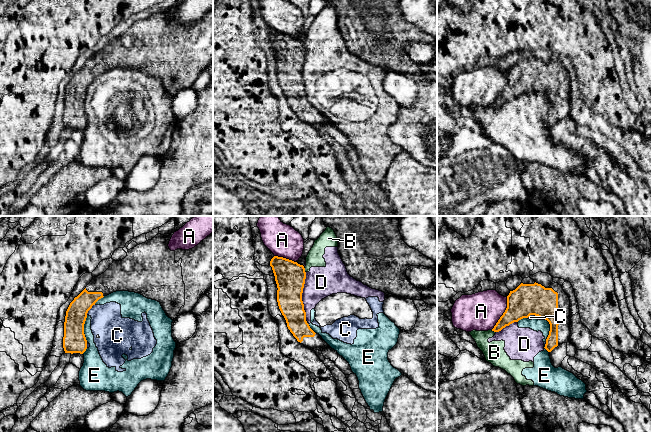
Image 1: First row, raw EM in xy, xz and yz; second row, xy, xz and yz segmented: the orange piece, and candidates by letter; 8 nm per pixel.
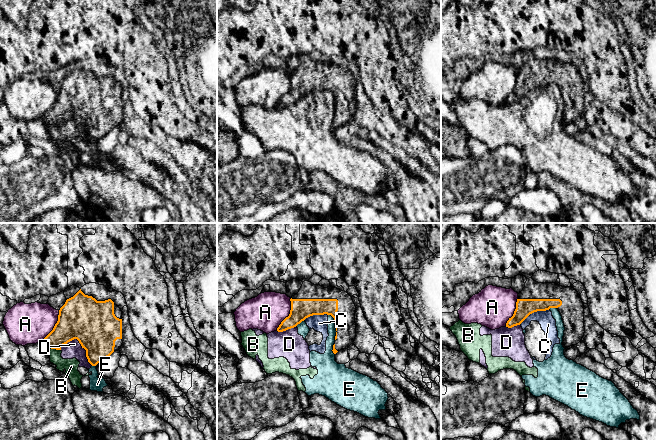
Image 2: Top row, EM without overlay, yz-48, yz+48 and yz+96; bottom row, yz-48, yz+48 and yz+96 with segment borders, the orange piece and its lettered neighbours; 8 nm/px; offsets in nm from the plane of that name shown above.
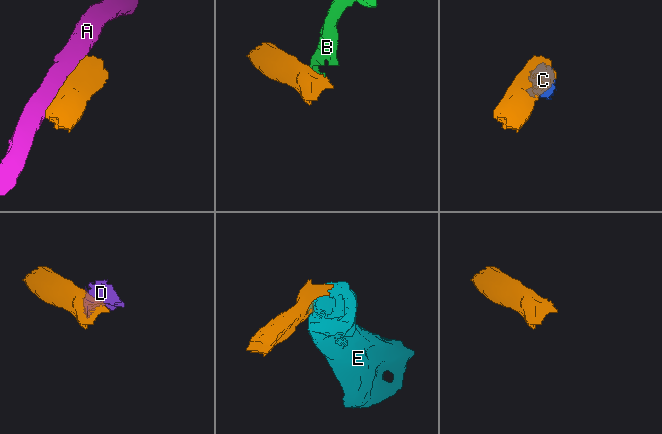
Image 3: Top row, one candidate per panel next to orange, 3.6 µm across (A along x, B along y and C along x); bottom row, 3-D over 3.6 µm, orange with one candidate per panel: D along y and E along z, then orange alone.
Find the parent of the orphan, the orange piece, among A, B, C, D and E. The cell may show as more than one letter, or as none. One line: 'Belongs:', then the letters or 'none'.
Belongs: none

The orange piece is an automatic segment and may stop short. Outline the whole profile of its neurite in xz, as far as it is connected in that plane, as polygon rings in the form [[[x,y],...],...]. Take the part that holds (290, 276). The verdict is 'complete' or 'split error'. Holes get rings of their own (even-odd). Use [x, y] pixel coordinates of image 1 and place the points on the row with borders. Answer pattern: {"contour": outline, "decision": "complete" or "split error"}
{"contour": [[[274,256],[270,261],[277,284],[277,302],[287,327],[298,342],[315,351],[331,348],[306,321],[302,293],[306,279],[303,265]]], "decision": "split error"}

